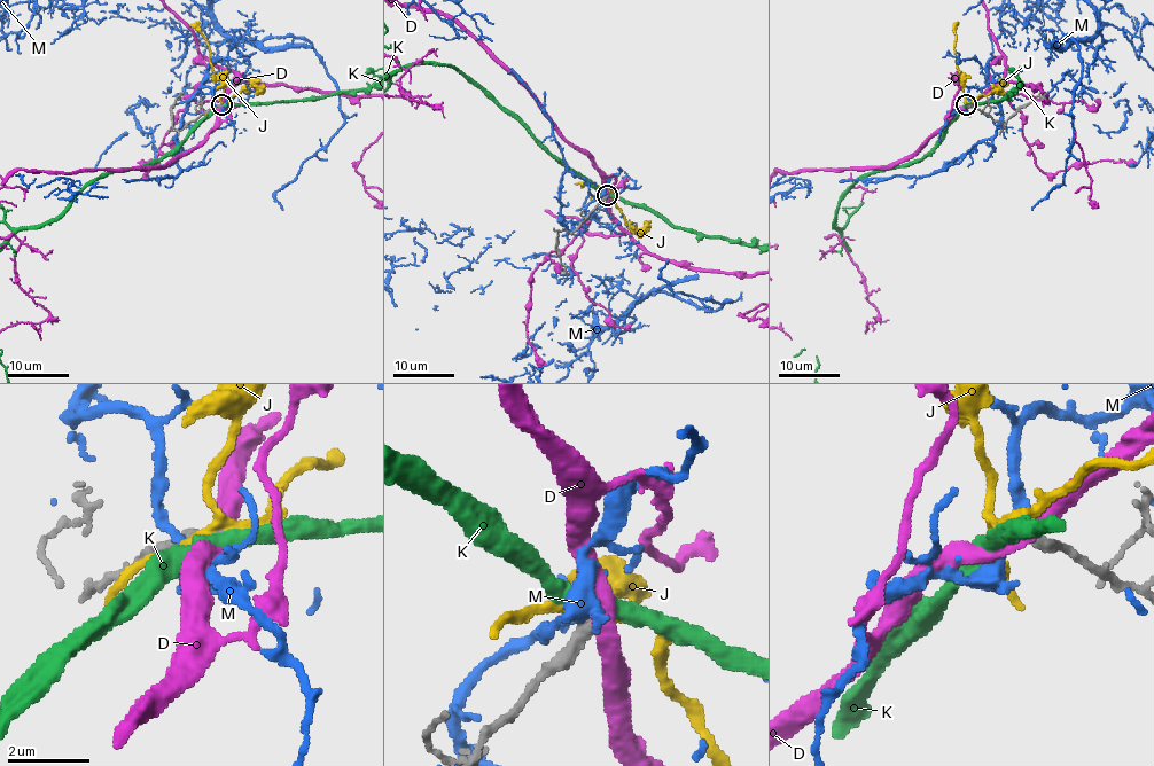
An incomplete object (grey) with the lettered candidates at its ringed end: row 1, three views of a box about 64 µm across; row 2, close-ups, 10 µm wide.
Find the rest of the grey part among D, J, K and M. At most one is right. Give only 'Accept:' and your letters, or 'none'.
Accept: none

